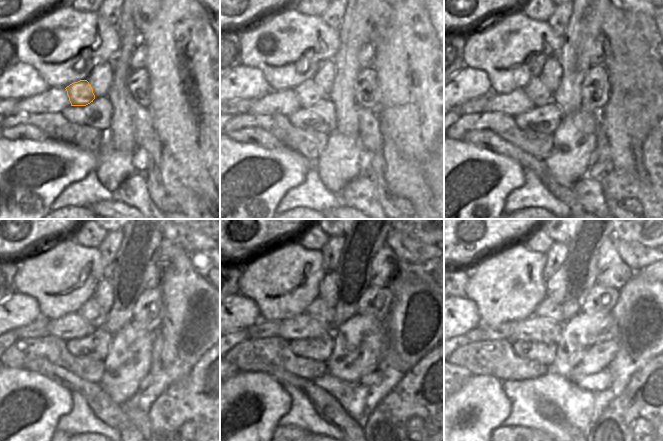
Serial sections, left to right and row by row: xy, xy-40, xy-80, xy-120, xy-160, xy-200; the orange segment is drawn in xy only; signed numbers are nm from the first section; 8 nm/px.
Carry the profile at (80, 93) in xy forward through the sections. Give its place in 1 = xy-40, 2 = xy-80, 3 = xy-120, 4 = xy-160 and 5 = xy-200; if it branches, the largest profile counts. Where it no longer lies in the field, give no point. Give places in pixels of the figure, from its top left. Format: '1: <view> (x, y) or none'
1: xy-40 (308, 93)
2: xy-80 (536, 91)
3: xy-120 (91, 312)
4: xy-160 (319, 309)
5: xy-200 (549, 308)

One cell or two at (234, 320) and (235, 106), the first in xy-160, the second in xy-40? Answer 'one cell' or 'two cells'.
two cells

